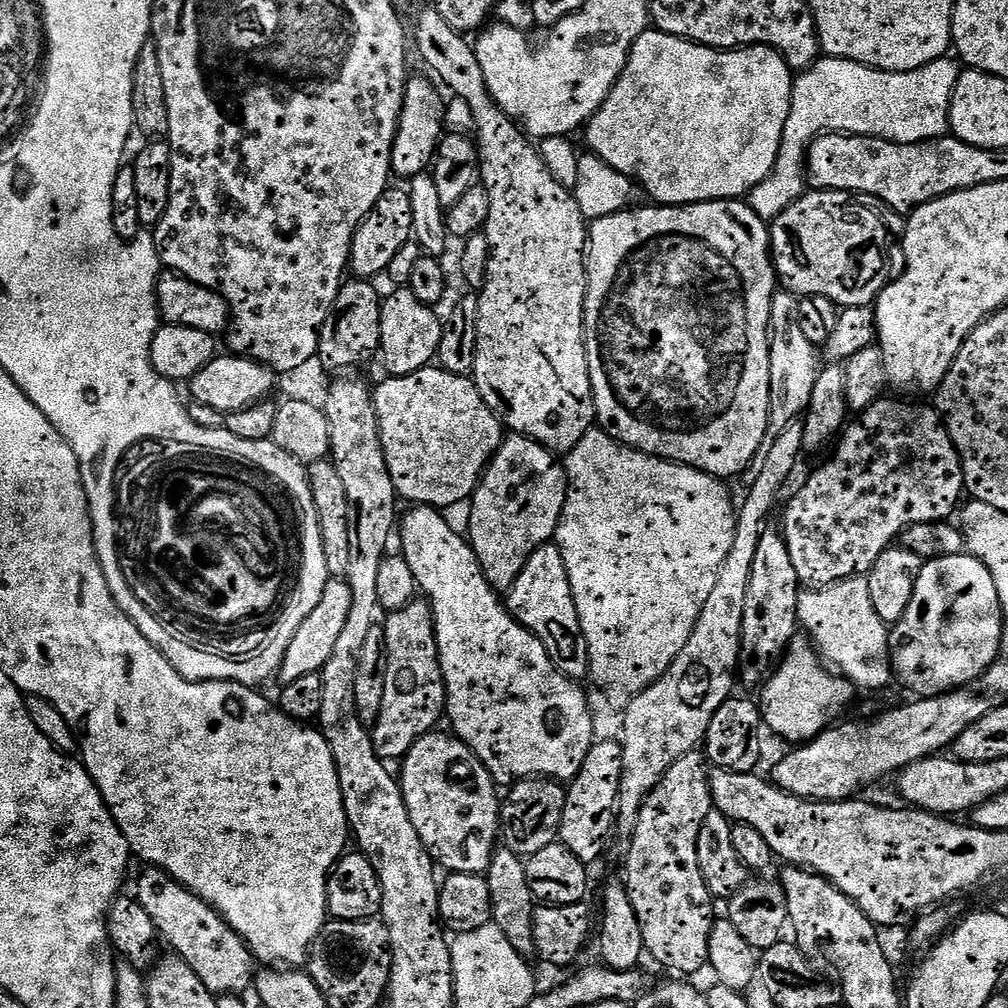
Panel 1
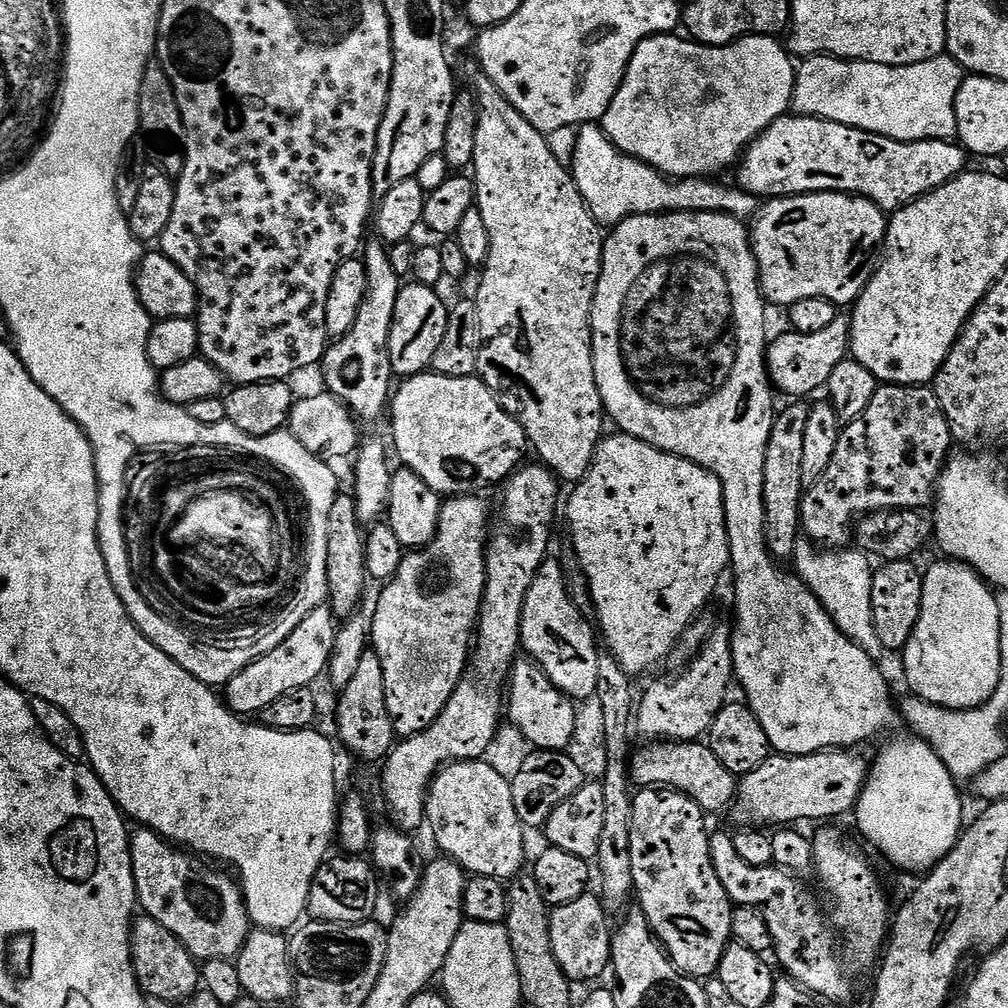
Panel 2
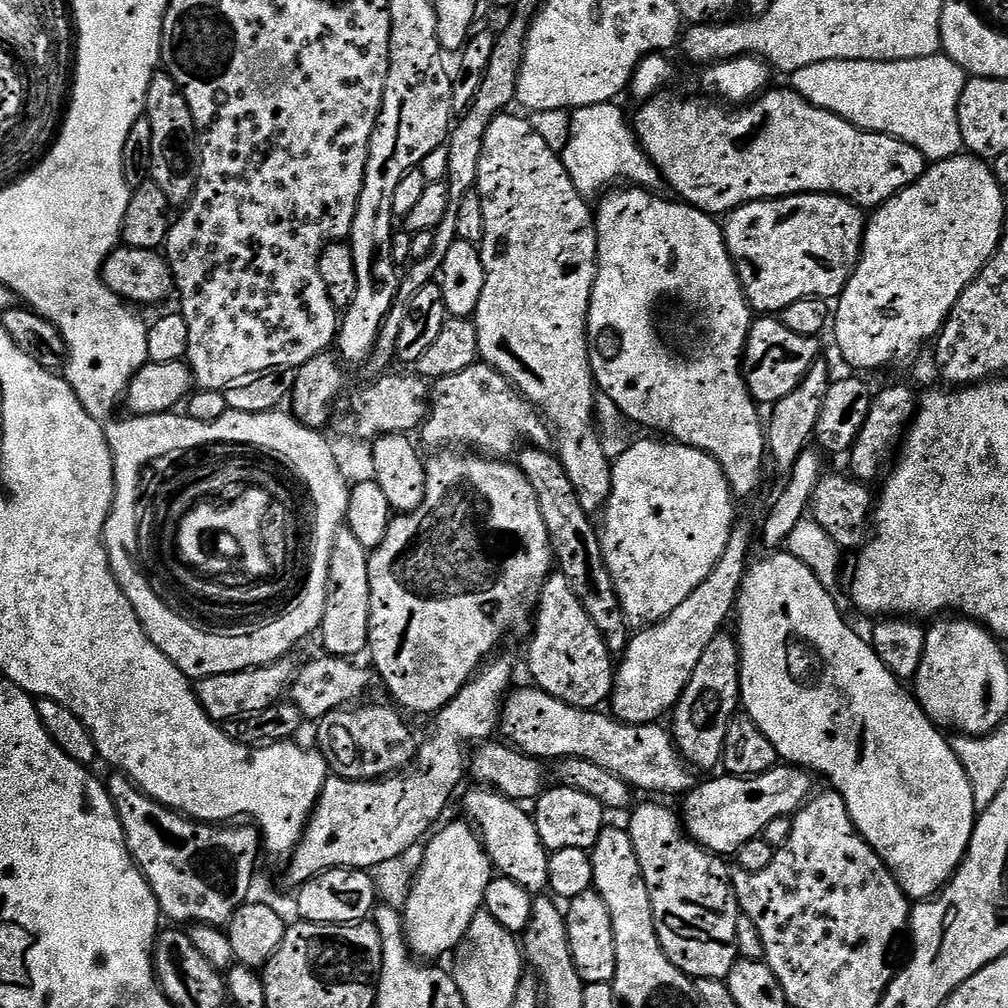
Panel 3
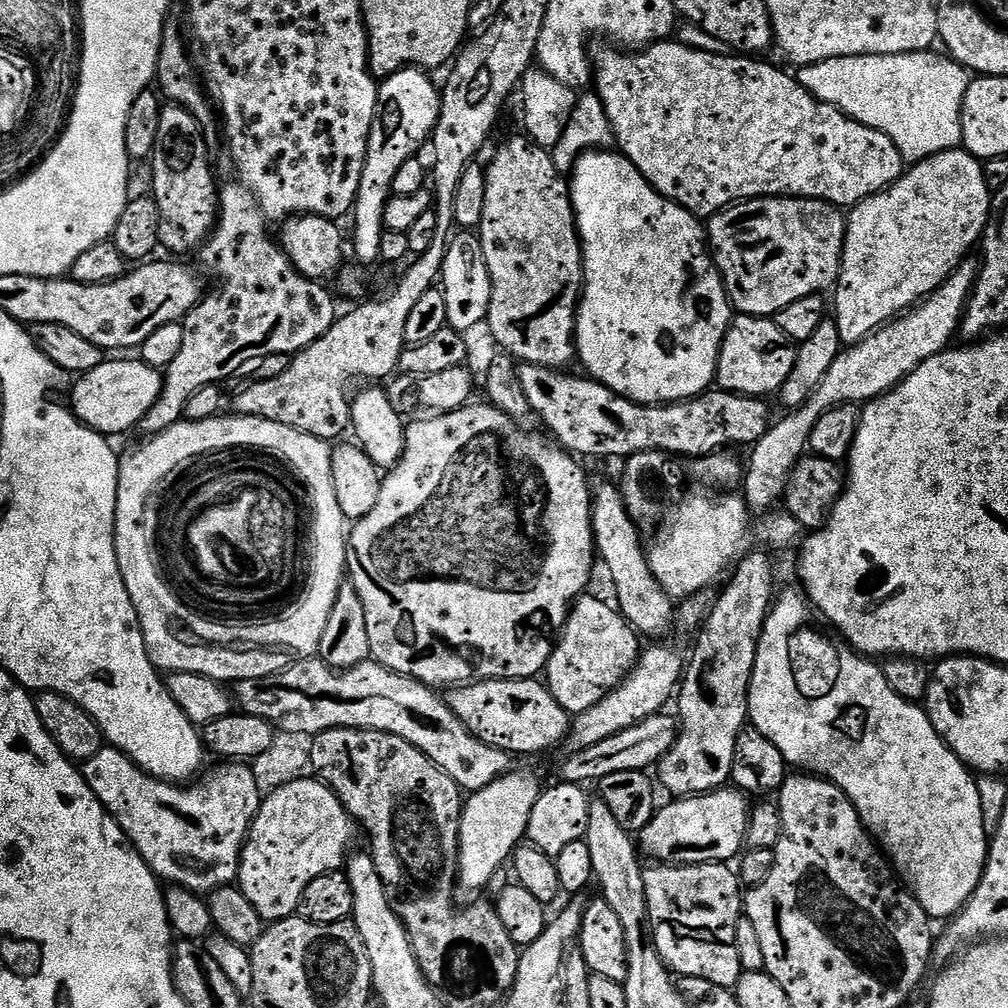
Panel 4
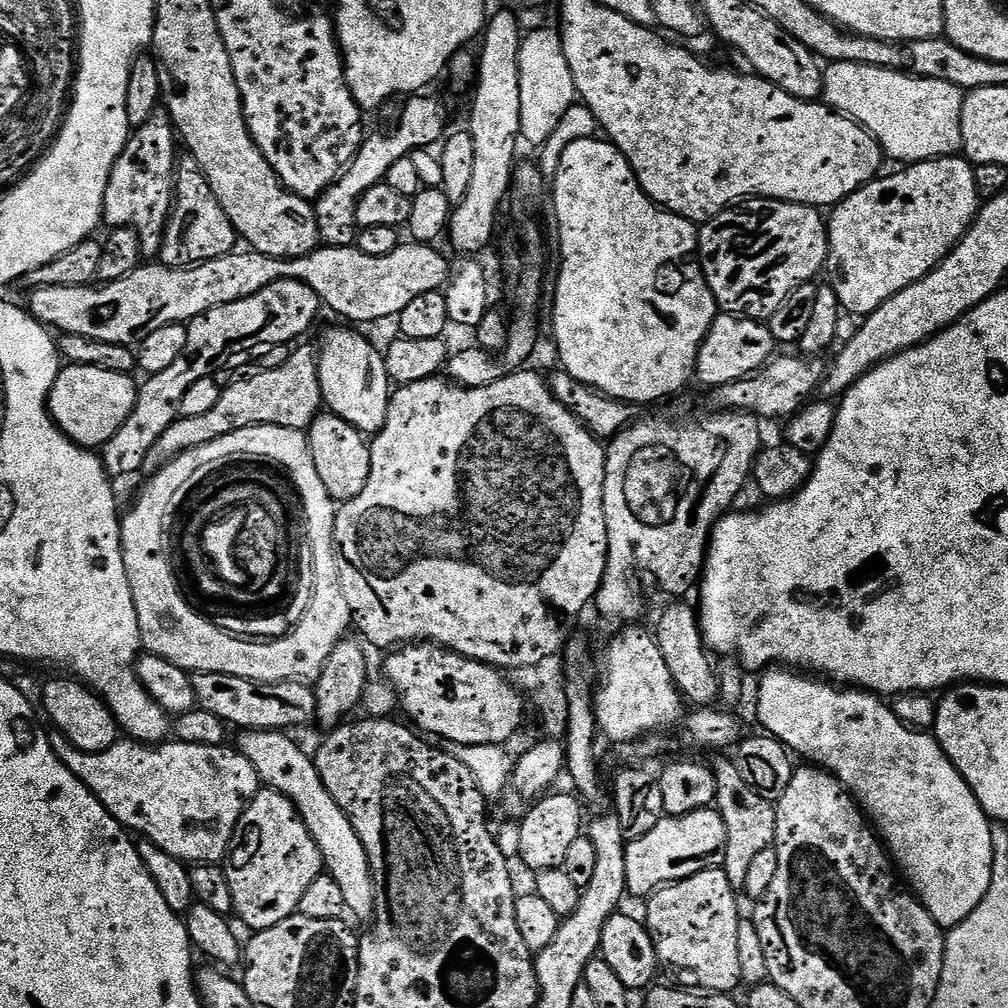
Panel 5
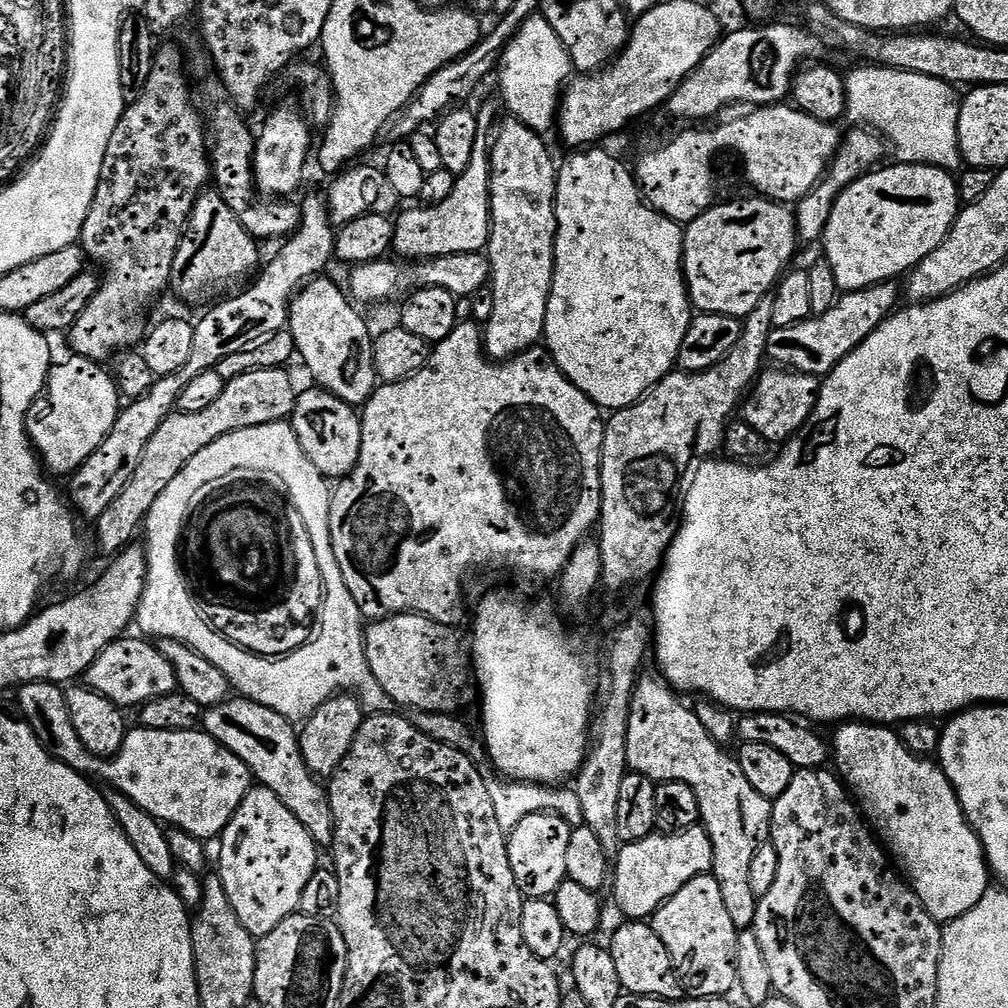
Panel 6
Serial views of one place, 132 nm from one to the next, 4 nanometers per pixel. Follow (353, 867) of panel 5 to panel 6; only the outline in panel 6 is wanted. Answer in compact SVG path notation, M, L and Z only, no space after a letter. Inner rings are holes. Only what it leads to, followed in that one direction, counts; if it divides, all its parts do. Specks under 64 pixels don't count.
M229 698L217 708L207 709L202 728L224 748L228 748L244 764L263 787L274 790L278 798L306 826L310 838L318 846L331 845L336 823L330 810L325 785L306 766L300 753L300 742L293 721L272 708L255 704L247 698Z

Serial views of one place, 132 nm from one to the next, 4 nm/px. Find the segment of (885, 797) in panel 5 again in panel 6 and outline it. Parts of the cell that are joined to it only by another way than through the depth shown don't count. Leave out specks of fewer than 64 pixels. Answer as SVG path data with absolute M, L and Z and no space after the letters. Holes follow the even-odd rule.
M844 722L835 732L836 741L831 741L830 748L834 753L835 771L839 779L858 801L858 807L867 823L874 826L875 835L882 841L899 871L910 881L913 892L925 910L937 922L957 920L962 918L962 914L974 910L974 906L978 906L978 902L982 902L982 898L988 893L990 869L984 859L980 835L968 825L954 786L950 786L939 763L935 759L906 750L899 735L888 726Z

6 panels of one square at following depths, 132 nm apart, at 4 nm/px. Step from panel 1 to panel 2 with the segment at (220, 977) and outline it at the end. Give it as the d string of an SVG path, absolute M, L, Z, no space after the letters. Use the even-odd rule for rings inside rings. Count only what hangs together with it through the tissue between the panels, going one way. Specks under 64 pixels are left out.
M149 828L133 831L130 847L136 899L143 915L166 926L197 962L235 961L250 931L248 907L244 904L241 885L227 871L219 872L216 866L208 866L212 868L205 870L203 880L196 873L193 857L187 851Z

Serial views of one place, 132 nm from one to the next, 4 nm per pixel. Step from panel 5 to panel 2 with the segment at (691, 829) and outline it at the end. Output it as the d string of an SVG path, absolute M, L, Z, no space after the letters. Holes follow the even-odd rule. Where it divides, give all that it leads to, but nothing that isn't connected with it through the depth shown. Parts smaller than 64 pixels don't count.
M852 750L815 752L813 756L773 754L758 770L739 781L734 801L736 824L740 826L796 826L799 820L832 822L835 816L853 811L868 783L869 761Z

